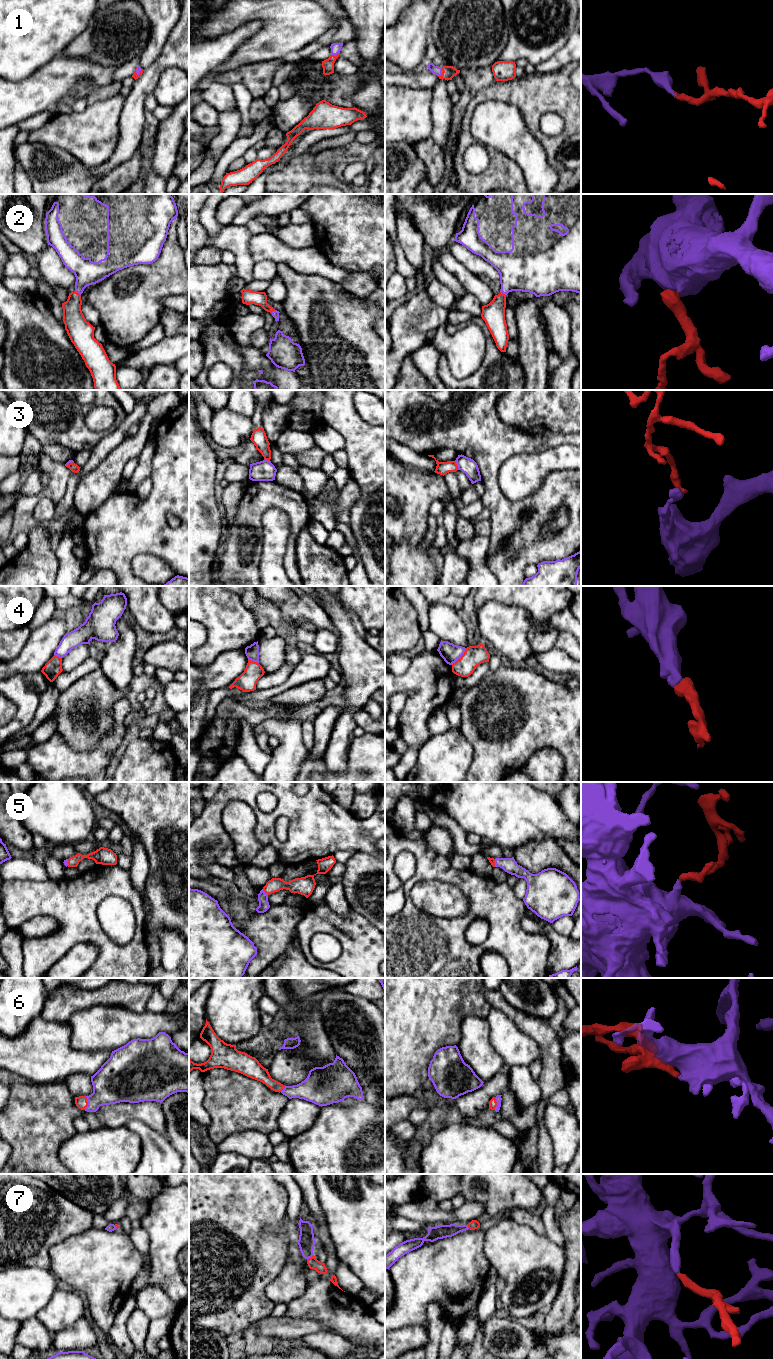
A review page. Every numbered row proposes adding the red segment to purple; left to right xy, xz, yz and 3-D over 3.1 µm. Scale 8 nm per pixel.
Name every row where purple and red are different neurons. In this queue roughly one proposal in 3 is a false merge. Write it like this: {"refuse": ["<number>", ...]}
{"refuse": ["3", "4"]}

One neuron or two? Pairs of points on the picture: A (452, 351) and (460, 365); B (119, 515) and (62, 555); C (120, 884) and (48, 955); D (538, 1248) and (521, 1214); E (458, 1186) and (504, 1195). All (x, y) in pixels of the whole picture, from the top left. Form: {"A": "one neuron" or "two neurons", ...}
{"A": "one neuron", "B": "two neurons", "C": "one neuron", "D": "two neurons", "E": "one neuron"}

